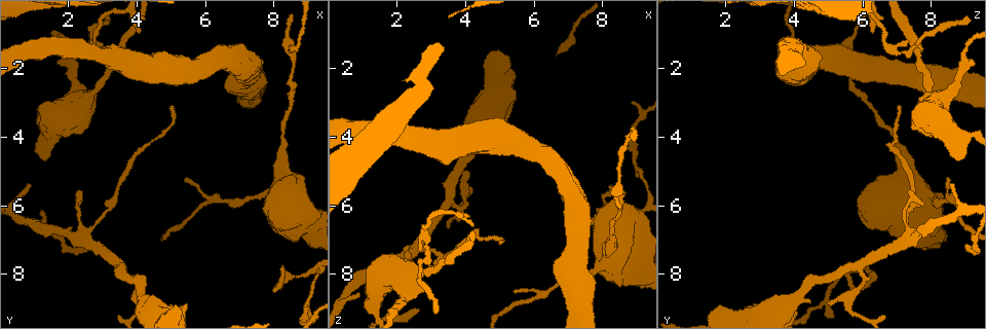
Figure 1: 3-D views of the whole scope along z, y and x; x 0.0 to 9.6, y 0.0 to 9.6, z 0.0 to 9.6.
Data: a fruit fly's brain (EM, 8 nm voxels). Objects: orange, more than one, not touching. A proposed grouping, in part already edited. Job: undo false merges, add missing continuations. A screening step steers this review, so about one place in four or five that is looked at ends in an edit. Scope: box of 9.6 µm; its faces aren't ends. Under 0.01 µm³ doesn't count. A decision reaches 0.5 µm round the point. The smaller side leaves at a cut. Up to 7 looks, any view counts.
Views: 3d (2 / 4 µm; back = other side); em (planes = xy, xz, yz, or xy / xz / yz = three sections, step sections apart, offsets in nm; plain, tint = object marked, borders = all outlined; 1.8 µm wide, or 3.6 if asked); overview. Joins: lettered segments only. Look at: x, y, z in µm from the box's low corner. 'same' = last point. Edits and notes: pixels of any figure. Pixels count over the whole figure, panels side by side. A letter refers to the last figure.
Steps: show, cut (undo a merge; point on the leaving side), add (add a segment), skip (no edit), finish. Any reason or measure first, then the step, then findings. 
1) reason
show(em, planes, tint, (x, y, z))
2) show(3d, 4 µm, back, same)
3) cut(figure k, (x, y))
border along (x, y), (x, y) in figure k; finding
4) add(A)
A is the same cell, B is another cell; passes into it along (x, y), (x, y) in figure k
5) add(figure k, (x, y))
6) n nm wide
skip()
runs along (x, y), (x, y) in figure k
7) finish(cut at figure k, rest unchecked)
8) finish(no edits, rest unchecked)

branch stops here
show(3d, 4 µm, (2.65, 1.15, 7.35))

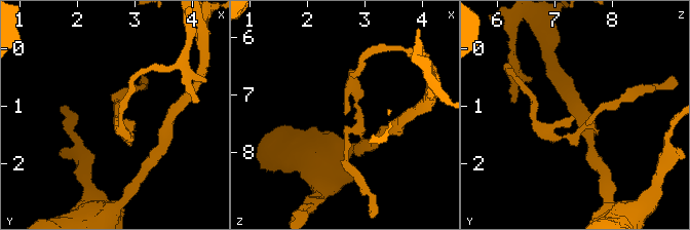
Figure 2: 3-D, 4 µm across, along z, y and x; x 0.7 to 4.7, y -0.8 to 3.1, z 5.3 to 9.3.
show(em, planes, borders, (2.65, 1.15, 7.30))

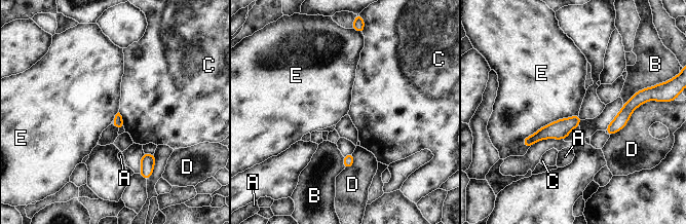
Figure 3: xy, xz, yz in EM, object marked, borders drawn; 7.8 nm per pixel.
80 nm wide
skip()
A, B, C, D and E are other cells; border along (578, 114), (542, 125), (523, 146) in figure 3; none of them fits

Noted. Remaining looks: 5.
free end
show(3d, 2 µm, (5.35, 5.15, 8.50))

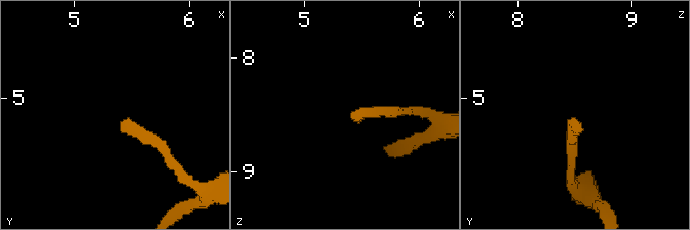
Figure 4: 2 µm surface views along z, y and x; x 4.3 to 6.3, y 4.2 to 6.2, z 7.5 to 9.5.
show(em, planes, borders, (5.40, 5.22, 8.52))

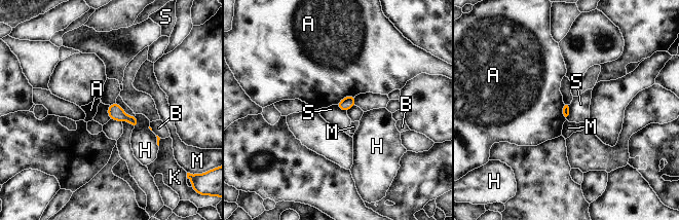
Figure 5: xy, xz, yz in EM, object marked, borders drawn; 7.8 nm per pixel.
skip()
A, B, H, K, M and S are other cells; border along (108, 105), (108, 115), (111, 118) in figure 5; none of them fits

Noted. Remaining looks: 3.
sharp bend
show(3d, 4 µm, (8.00, 8.40, 5.80))

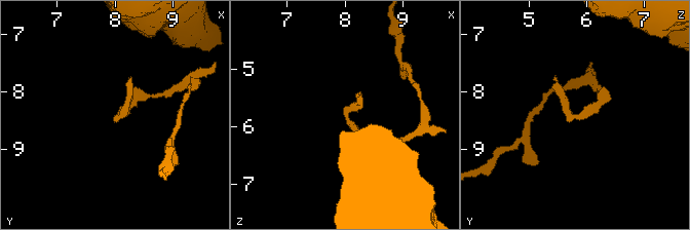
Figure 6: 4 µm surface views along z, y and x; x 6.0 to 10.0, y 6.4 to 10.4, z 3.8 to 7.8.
shape alone is not enough
show(em, planes, plain, (8.05, 8.40, 5.80))

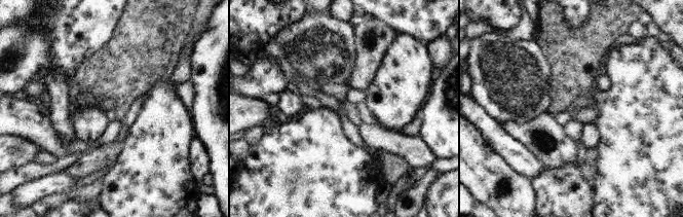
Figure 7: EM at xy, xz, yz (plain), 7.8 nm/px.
show(em, planes, borders, same)

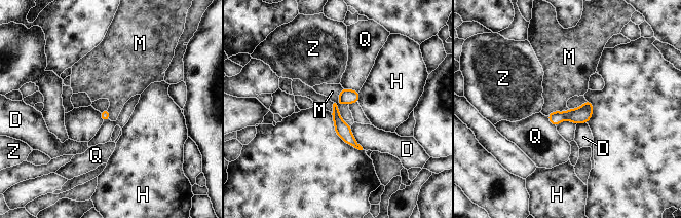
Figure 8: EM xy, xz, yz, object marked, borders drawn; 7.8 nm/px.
80 nm wide
skip()
D, H, M, Q and Z are other cells; border along (334, 102), (340, 117), (350, 126) in figure 8; all the same neuron

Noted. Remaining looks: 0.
finish(no edits, rest unchecked)

